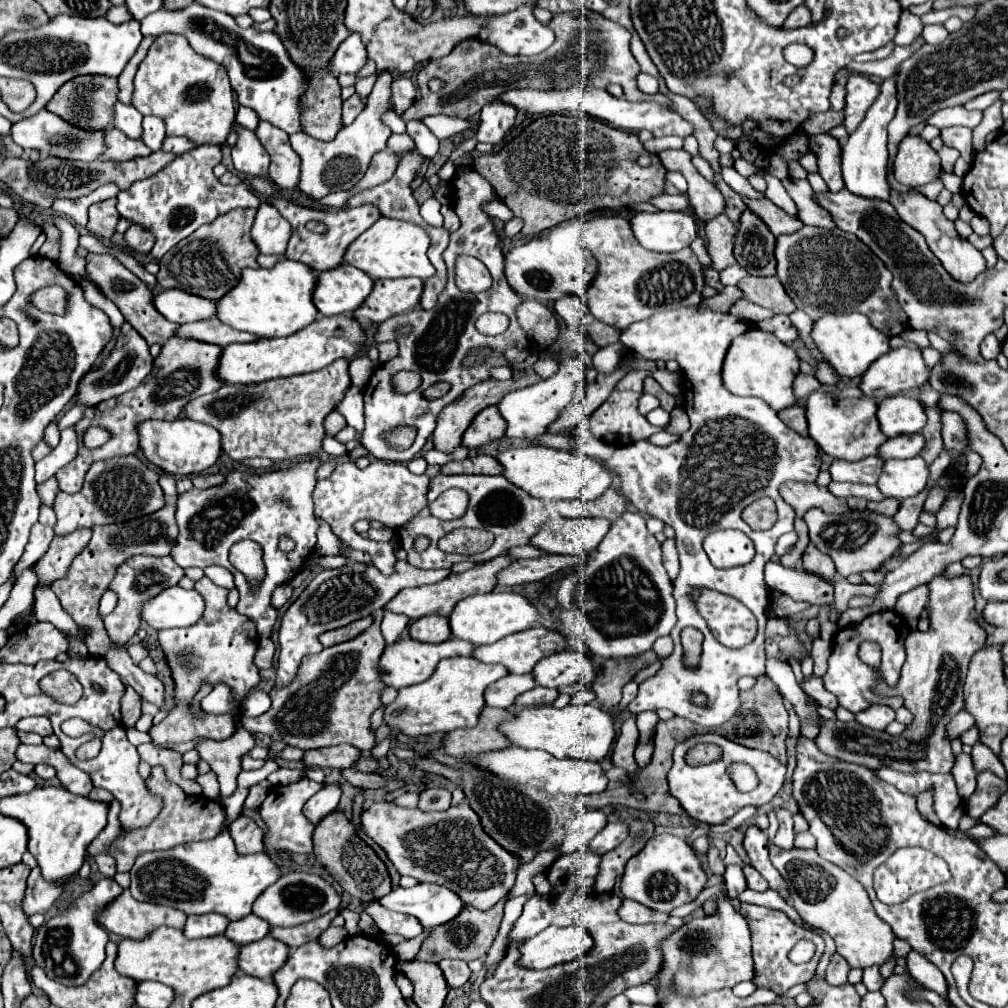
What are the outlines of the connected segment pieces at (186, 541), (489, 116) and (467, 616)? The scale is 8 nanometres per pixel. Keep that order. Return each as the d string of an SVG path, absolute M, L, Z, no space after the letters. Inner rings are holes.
M317 455L305 457L285 469L265 471L265 473L249 473L249 471L231 471L221 485L209 489L191 489L177 499L177 525L179 535L171 549L171 557L179 567L209 567L221 565L229 569L235 577L235 587L241 595L237 611L241 615L249 615L255 621L261 637L271 637L273 625L277 621L277 609L271 605L271 593L277 585L287 583L301 567L309 553L317 543L319 521L313 513L311 491L317 483L317 469L321 459ZM293 533L293 541L297 547L291 553L283 553L277 549L277 539L281 535ZM241 539L251 539L263 547L267 575L257 593L249 591L245 577L229 563L227 555L233 543Z
M491 101L491 105L485 105L481 109L481 123L477 129L478 142L497 145L505 139L505 135L515 125L517 111L511 109L511 105L505 105L501 101Z
M491 591L487 595L471 595L461 599L449 615L449 625L453 637L469 641L473 645L487 645L511 633L531 629L537 619L539 619L539 611L523 595L513 591Z

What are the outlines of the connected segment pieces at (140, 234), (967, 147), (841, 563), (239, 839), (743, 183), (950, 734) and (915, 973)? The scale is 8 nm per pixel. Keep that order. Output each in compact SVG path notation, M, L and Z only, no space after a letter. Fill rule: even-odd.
M133 225L125 231L123 239L125 239L127 247L131 247L137 253L149 253L149 249L153 247L153 235L145 233L145 231L141 231L141 229L133 227Z
M947 127L941 131L943 143L951 145L955 149L959 149L961 157L967 159L967 163L971 163L973 159L973 147L971 147L971 129L967 127Z
M809 509L803 519L809 527L811 543L835 561L837 573L841 577L849 577L853 573L863 573L863 571L873 571L889 559L899 561L899 549L901 549L899 531L901 529L893 517L873 513L869 509L863 509L863 511L855 509L843 515L829 515L821 509Z
M239 817L229 825L229 835L235 841L237 853L265 853L263 849L263 831L255 825L253 819Z
M722 167L723 180L740 195L753 199L765 198L765 194L759 193L751 187L749 180L741 176L733 167Z
M959 711L947 725L945 725L945 733L947 733L947 739L953 741L957 739L959 735L963 735L967 729L973 727L973 717L969 717L967 713Z
M911 951L907 955L907 969L909 969L911 977L917 983L921 983L923 987L939 993L949 1003L949 997L947 997L947 981L943 977L943 973L933 963L929 963L921 953Z

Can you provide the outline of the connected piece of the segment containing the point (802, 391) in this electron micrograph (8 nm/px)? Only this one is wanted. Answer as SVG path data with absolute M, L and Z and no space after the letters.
M799 375L799 377L795 379L795 385L797 385L797 387L793 387L793 393L795 393L797 399L805 399L805 397L809 397L813 391L821 389L819 381L817 381L815 377L811 377L811 375Z

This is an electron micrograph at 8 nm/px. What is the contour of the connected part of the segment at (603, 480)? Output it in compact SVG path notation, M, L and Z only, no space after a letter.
M539 445L529 447L511 447L507 451L501 451L497 455L497 461L503 467L503 477L513 483L515 487L523 489L531 497L543 499L550 519L563 517L557 511L557 501L573 501L573 499L595 499L605 489L609 489L613 481L613 473L599 461L591 459L585 453L573 453L573 451L559 451Z

